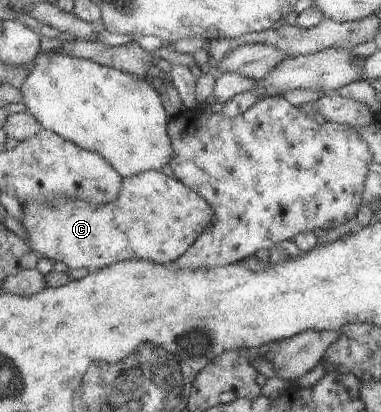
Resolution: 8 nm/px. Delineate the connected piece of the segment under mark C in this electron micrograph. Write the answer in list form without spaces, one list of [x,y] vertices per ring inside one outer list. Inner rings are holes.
[[[150,170],[142,172],[141,174],[136,174],[136,176],[130,176],[130,178],[123,178],[120,196],[110,204],[96,206],[96,204],[88,204],[88,202],[82,202],[82,200],[61,200],[54,202],[54,204],[57,204],[54,208],[50,208],[48,204],[42,204],[42,206],[40,206],[40,202],[30,202],[30,204],[26,204],[26,206],[21,206],[24,212],[22,226],[24,227],[24,230],[28,232],[28,238],[30,238],[29,248],[32,252],[38,254],[39,257],[48,258],[53,263],[63,262],[70,269],[87,268],[90,271],[101,270],[102,268],[120,263],[122,260],[138,261],[138,258],[140,258],[140,260],[142,260],[142,258],[144,258],[144,260],[152,260],[152,262],[156,262],[156,264],[174,263],[176,258],[183,256],[186,253],[186,250],[194,244],[196,238],[204,232],[204,229],[208,228],[208,226],[216,220],[214,210],[212,210],[210,204],[208,204],[202,196],[199,196],[196,192],[188,189],[167,171],[163,170]]]

